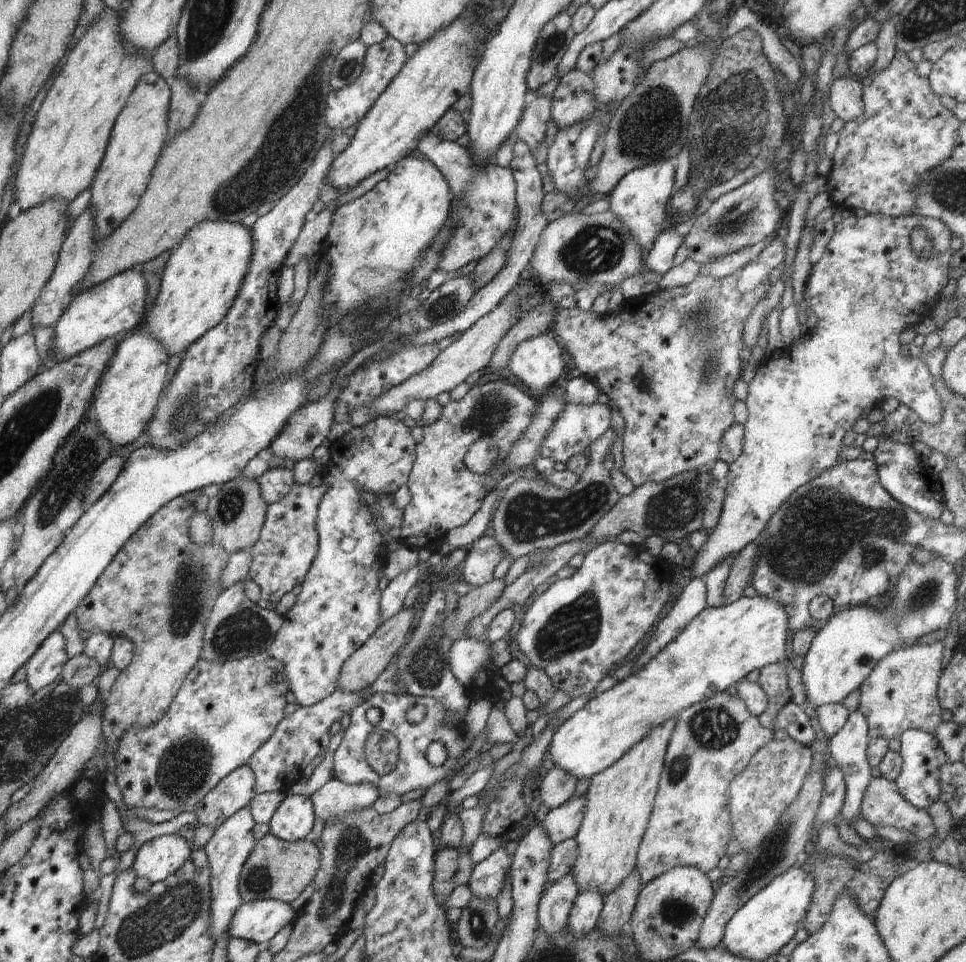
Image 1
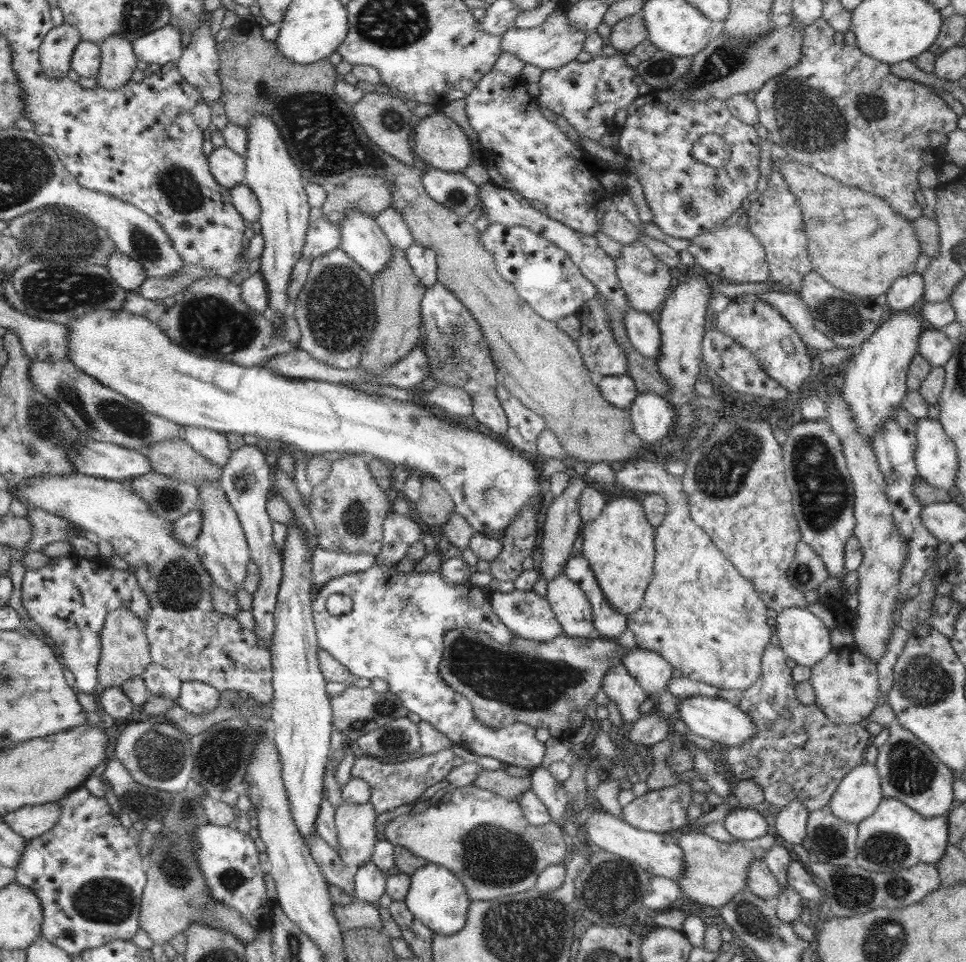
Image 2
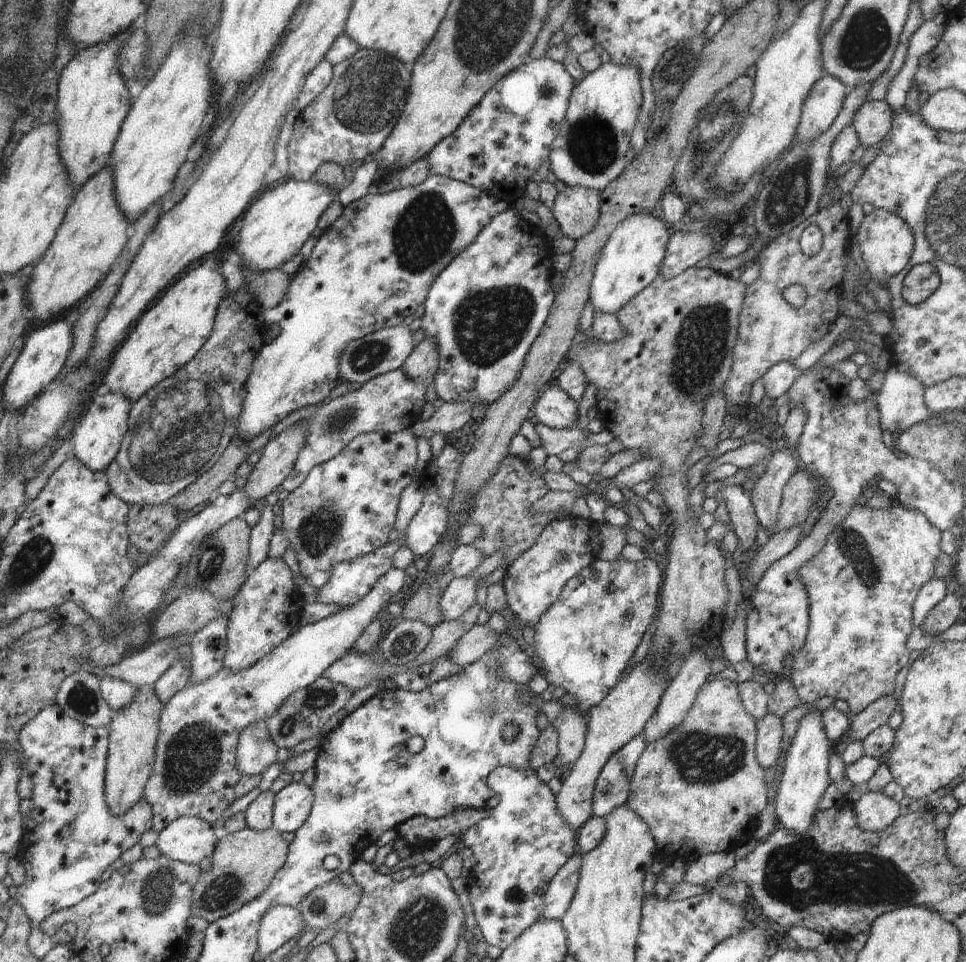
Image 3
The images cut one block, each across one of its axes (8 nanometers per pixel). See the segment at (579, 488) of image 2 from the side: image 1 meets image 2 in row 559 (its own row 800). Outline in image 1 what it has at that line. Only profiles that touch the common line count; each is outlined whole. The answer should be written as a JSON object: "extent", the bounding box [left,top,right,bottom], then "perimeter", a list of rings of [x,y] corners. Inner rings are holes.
{"extent":[538,765,578,809],"perimeter":[[[556,765],[552,766],[542,778],[538,790],[542,802],[551,809],[562,806],[574,796],[578,780],[574,774],[568,774]]]}

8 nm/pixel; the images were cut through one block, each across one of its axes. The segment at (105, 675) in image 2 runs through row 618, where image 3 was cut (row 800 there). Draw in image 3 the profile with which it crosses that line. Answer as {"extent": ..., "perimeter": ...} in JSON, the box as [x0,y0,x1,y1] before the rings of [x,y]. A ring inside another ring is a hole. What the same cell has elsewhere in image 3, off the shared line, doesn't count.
{"extent":[105,685,163,816],"perimeter":[[[153,685],[139,689],[132,702],[120,710],[114,710],[110,718],[108,757],[105,777],[105,800],[114,816],[130,811],[144,797],[144,786],[154,763],[154,754],[159,734],[159,720],[163,705],[154,692]]]}

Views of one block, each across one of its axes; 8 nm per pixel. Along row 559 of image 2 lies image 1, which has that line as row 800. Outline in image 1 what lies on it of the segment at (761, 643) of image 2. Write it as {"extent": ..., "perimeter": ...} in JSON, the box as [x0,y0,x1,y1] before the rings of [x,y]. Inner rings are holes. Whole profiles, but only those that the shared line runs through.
{"extent":[635,692,774,888],"perimeter":[[[727,692],[715,694],[712,698],[704,699],[678,714],[674,732],[668,743],[664,770],[659,780],[648,826],[637,852],[635,869],[640,875],[642,888],[676,866],[697,866],[704,874],[718,866],[720,859],[728,852],[728,840],[732,832],[732,820],[728,812],[730,780],[744,772],[750,764],[750,758],[773,737],[774,732],[764,728],[759,718],[750,714],[750,710],[738,695]]]}

